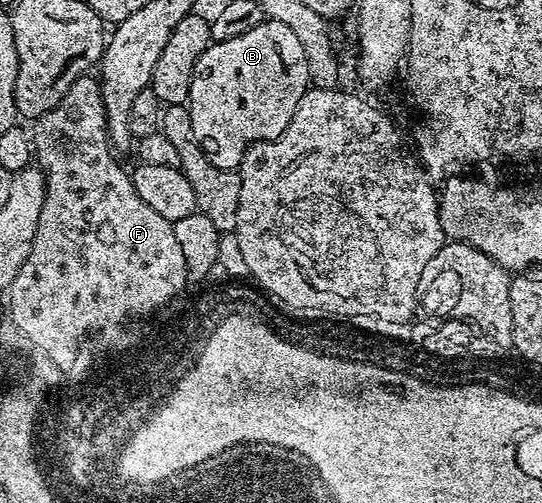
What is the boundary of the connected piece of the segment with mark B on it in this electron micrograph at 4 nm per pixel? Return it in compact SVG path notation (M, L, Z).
M264 19L262 24L253 26L253 30L240 34L238 38L211 43L205 54L197 58L186 103L191 115L193 138L197 138L201 150L205 150L213 166L238 169L248 148L256 142L276 140L287 129L293 110L297 110L297 102L301 102L308 87L307 59L297 34L293 34L285 22Z

